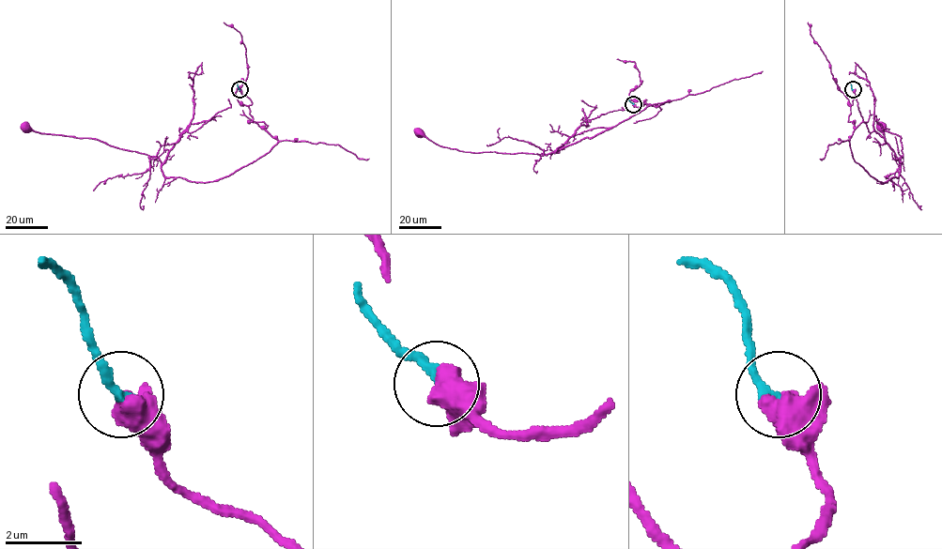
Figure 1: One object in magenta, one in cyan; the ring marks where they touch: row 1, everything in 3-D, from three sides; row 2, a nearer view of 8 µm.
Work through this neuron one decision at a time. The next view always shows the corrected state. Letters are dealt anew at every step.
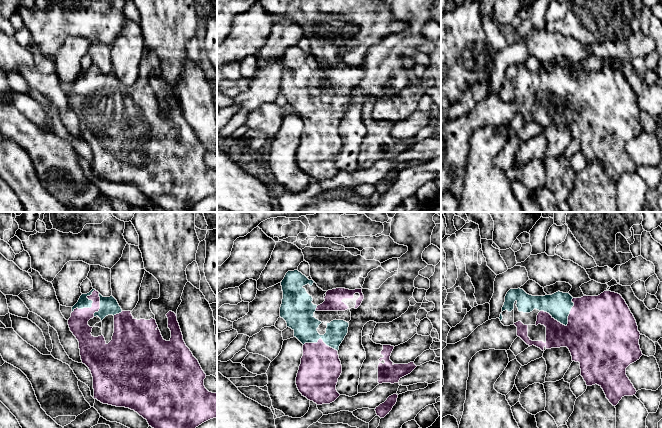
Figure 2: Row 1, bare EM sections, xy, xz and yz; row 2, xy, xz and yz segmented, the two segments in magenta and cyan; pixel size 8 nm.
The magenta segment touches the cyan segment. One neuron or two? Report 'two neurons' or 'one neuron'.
one neuron

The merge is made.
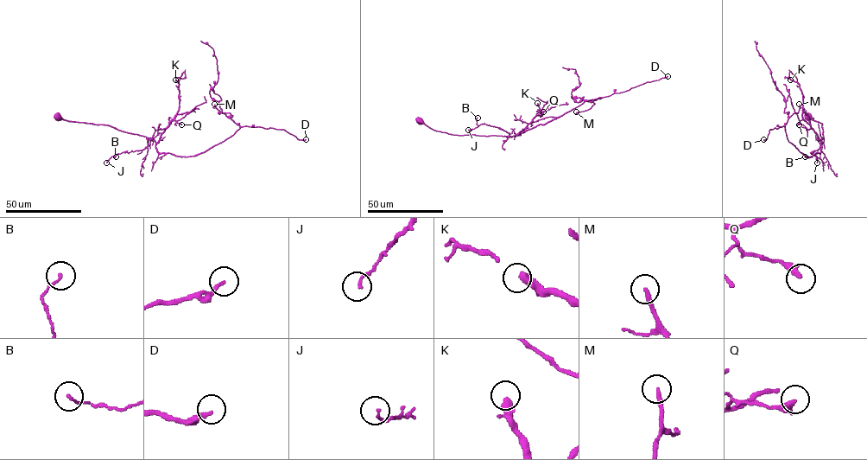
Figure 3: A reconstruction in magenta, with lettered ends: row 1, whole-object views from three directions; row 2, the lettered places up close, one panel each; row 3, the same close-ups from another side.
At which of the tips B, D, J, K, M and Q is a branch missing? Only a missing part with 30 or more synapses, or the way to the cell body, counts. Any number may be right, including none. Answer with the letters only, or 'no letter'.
D, K, M

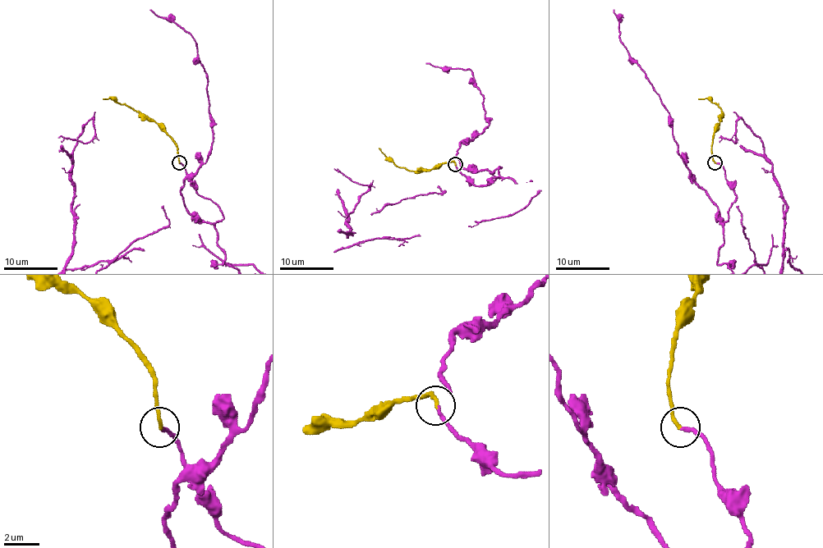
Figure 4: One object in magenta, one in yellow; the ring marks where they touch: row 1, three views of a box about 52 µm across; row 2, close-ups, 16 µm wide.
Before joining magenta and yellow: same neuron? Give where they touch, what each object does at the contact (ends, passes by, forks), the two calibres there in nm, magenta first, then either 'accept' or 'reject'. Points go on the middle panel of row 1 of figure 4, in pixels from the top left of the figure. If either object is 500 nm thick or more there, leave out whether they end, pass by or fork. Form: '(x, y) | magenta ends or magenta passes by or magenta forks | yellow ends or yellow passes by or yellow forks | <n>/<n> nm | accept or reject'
(455, 164) | magenta ends | yellow ends | 170/200 nm | accept

